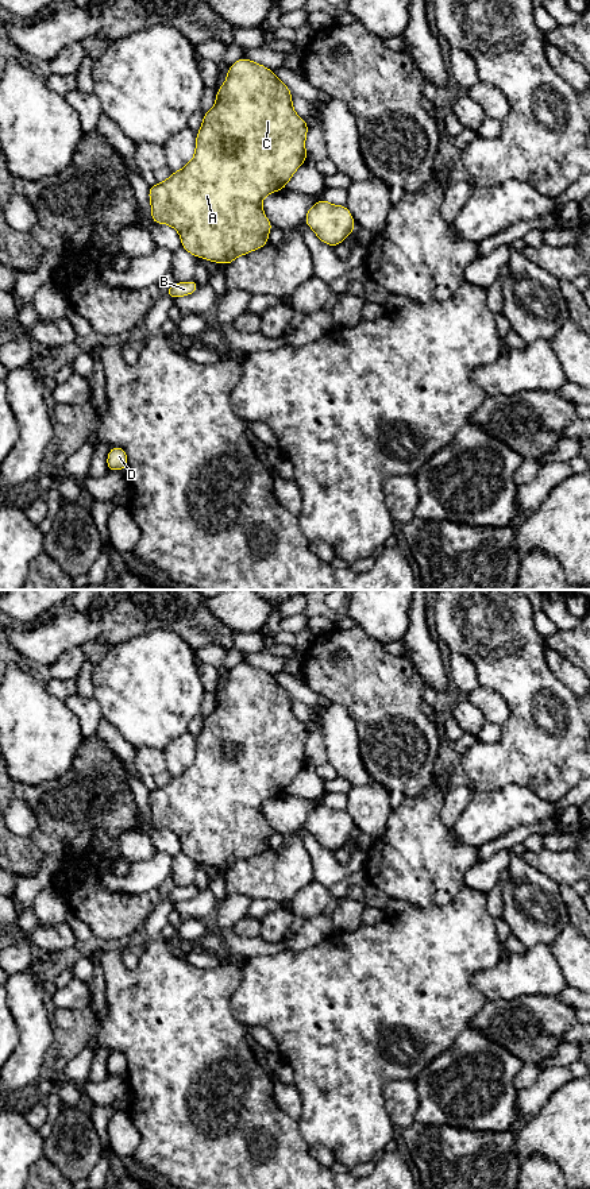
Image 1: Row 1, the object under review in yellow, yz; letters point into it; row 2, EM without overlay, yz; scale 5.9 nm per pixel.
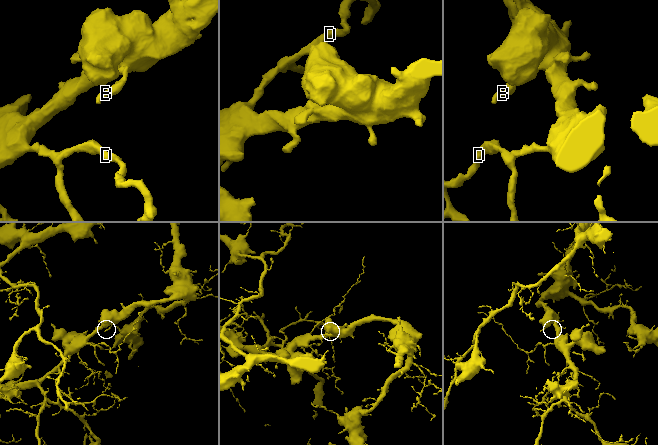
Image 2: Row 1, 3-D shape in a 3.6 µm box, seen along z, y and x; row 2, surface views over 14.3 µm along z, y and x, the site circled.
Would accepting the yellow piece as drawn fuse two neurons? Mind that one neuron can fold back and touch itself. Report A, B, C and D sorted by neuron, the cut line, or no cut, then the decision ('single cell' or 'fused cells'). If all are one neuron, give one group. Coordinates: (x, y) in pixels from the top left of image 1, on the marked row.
groups A B C D; cut none; single cell

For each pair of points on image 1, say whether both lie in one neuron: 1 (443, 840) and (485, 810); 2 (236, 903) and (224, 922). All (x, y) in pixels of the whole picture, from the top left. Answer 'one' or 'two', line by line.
1: two
2: one

